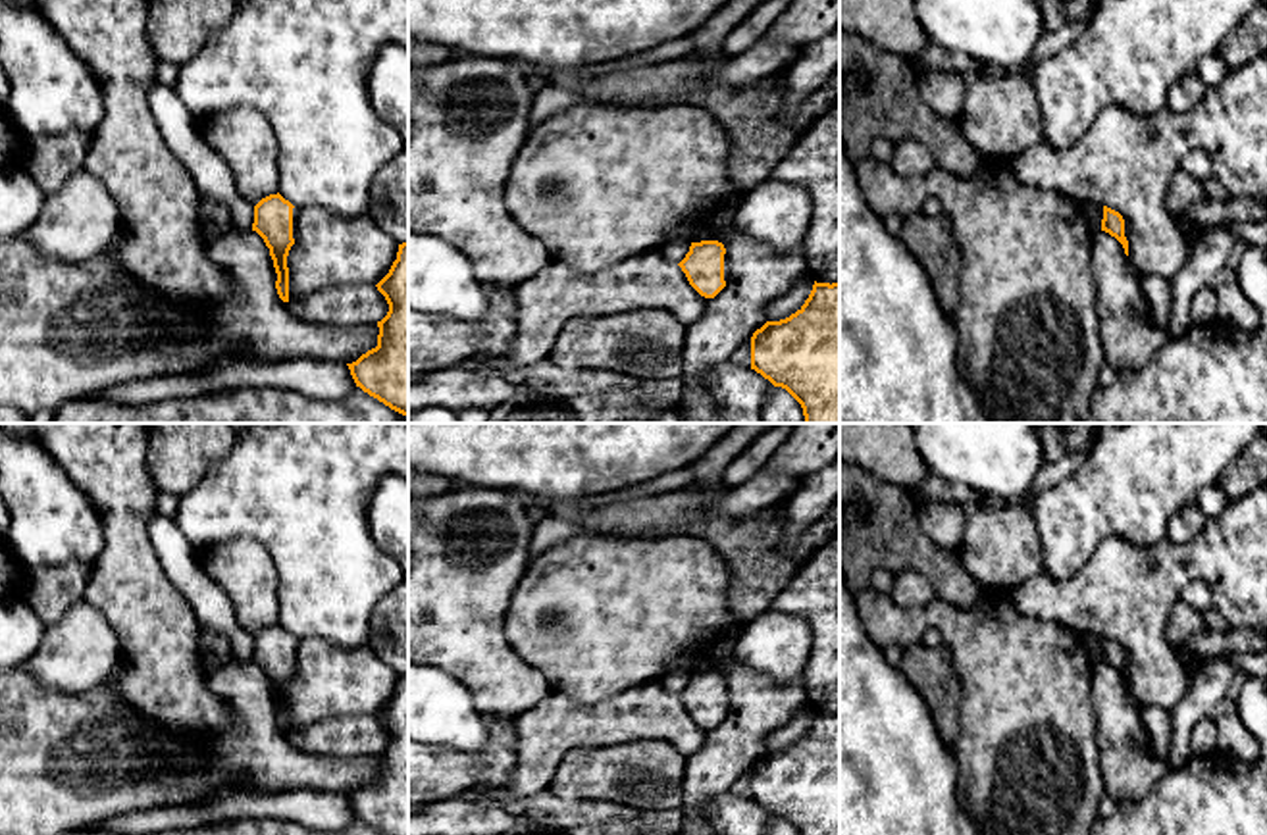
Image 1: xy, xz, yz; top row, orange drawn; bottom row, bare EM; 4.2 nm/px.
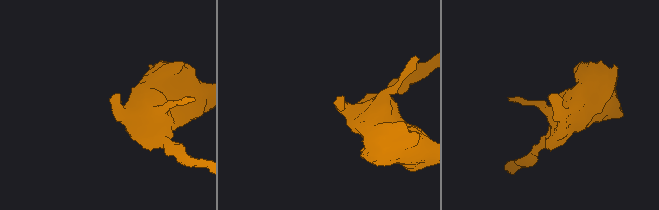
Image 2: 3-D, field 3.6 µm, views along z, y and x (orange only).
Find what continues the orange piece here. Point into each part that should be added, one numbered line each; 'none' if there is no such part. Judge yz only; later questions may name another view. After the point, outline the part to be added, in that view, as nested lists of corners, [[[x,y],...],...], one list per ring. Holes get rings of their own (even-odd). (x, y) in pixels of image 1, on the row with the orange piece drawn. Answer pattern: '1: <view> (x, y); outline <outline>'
none

